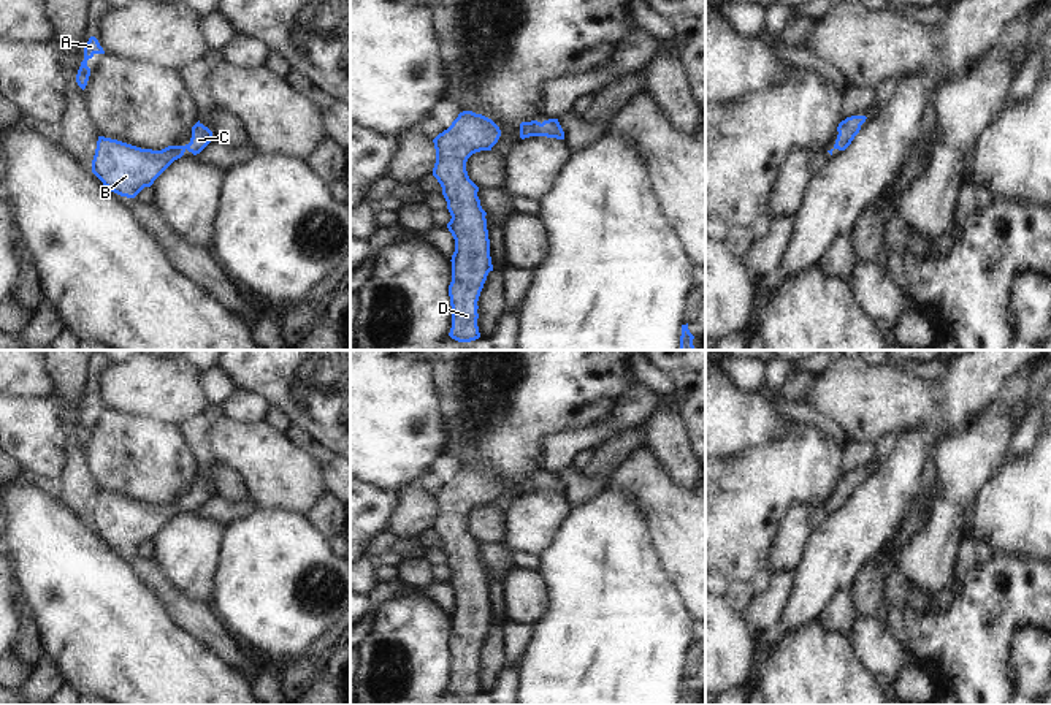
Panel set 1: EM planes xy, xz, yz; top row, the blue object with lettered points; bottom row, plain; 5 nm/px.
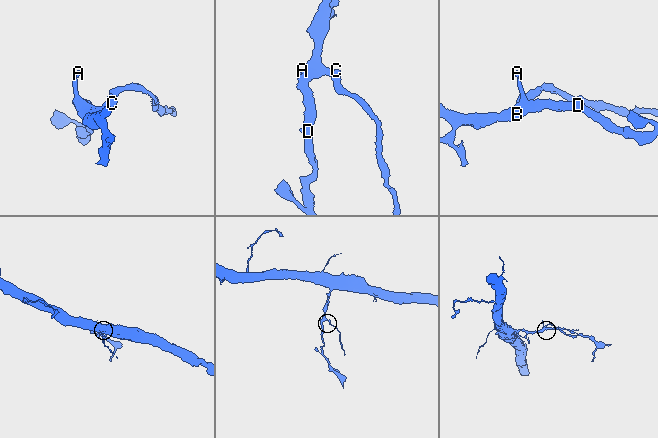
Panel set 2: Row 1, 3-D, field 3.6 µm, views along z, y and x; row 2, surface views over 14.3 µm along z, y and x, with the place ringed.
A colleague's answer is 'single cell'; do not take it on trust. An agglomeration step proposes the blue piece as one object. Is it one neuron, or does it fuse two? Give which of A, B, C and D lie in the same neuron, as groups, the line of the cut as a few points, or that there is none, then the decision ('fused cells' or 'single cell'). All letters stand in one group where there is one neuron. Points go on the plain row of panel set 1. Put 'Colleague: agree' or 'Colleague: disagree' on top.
Colleague: agree
A B C D; no cut; single cell

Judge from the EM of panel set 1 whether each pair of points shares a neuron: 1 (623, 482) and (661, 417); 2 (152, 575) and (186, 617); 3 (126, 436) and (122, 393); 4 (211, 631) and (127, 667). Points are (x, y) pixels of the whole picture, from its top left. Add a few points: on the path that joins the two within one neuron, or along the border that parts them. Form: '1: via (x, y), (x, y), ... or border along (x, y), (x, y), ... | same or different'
1: border along (642, 442), (663, 466), (666, 477) | different
2: via (157, 585), (178, 607) | same
3: border along (105, 407), (137, 417), (152, 417), (160, 423) | different
4: border along (167, 613), (222, 663) | different

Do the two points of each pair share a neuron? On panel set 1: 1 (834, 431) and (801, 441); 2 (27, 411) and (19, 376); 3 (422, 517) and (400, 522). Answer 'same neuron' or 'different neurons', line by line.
1: different neurons
2: different neurons
3: same neuron

